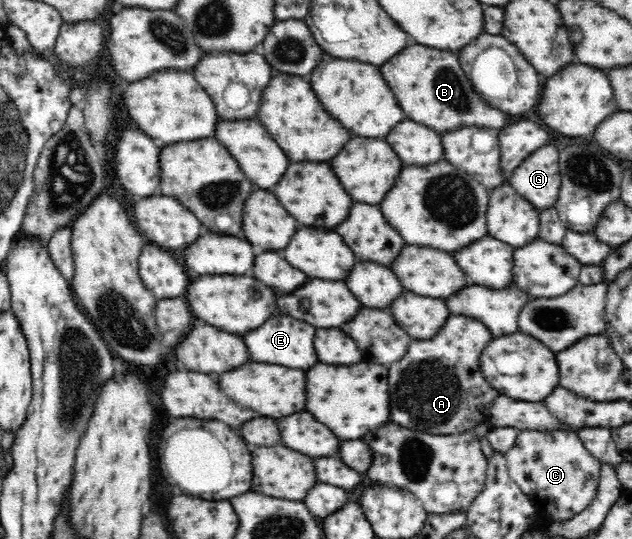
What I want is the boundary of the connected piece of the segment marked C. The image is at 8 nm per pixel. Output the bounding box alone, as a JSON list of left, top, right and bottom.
[505,430,602,520]

